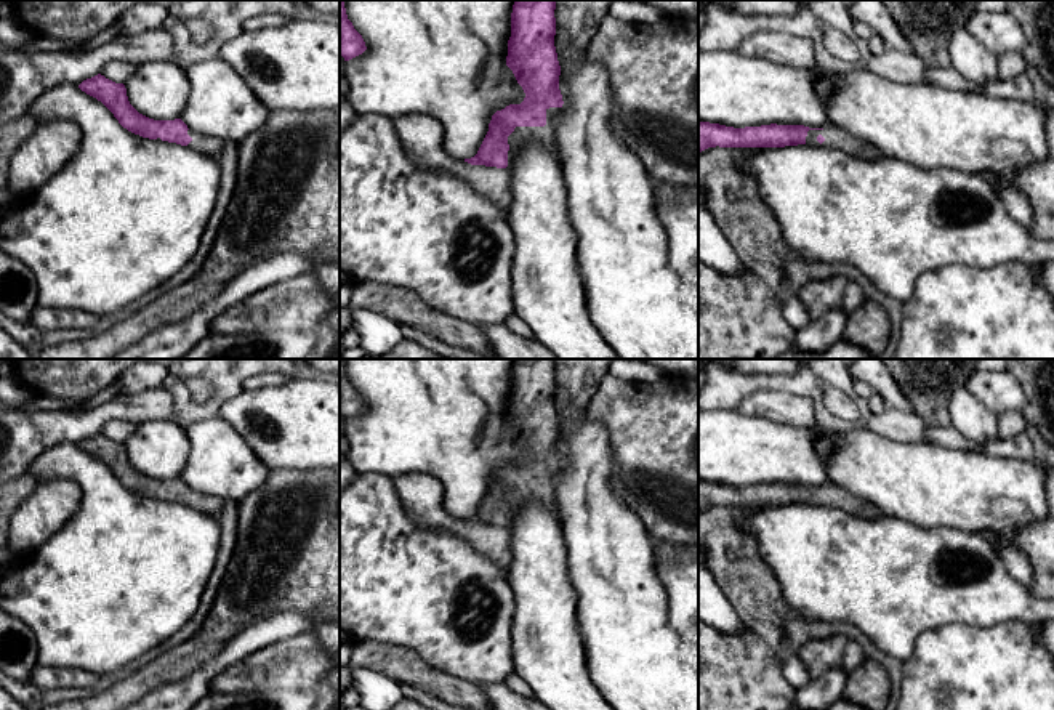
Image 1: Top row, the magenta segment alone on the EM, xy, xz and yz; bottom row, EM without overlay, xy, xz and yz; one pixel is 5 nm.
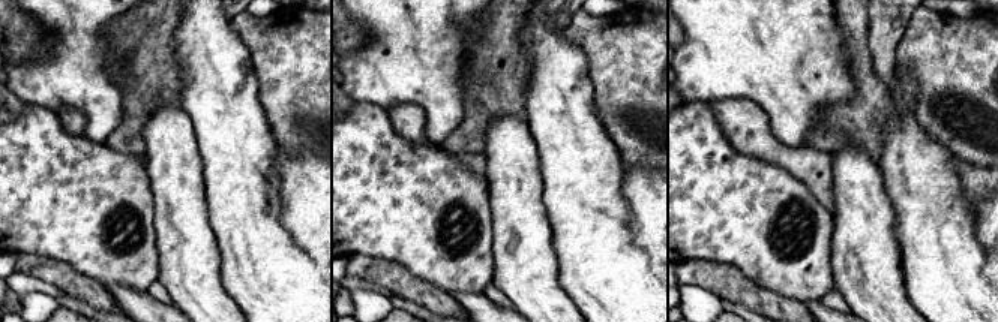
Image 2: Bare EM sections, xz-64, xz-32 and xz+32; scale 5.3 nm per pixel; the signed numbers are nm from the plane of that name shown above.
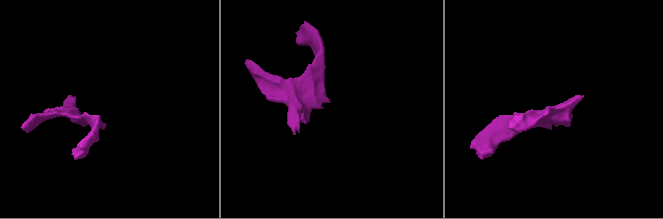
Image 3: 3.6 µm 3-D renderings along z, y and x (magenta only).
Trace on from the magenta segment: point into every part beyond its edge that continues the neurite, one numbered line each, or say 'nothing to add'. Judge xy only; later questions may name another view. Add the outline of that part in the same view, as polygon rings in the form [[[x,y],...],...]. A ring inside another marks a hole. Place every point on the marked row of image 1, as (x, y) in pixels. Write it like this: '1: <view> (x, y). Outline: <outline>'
1: xy (210, 146). Outline: [[[191,128],[187,130],[187,135],[192,138],[192,141],[187,144],[189,149],[211,159],[218,159],[221,155],[224,141],[213,136],[200,135]]]

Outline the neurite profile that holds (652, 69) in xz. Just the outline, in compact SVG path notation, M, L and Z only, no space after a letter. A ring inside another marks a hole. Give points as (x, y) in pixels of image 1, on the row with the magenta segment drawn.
M607 14L586 53L605 67L613 95L612 128L642 162L649 178L673 186L698 186L698 21L665 16L655 24L636 24Z

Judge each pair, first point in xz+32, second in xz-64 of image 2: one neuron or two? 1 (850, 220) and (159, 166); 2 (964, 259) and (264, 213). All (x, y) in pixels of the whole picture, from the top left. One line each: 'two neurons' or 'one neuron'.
1: one neuron
2: one neuron

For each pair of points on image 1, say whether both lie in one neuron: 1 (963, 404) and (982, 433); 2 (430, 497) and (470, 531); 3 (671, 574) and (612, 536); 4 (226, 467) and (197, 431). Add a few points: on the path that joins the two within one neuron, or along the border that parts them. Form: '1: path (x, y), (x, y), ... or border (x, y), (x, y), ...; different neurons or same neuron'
1: path (965, 411), (981, 427); same neuron
2: path (434, 508), (449, 523), (458, 526); same neuron
3: border (655, 560), (655, 576), (663, 588), (665, 600); different neurons
4: path (218, 459), (217, 451), (205, 439); same neuron

